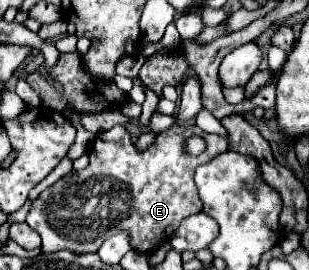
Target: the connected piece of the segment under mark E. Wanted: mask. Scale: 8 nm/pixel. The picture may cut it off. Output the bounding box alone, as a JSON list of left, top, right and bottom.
[26,124,228,254]

